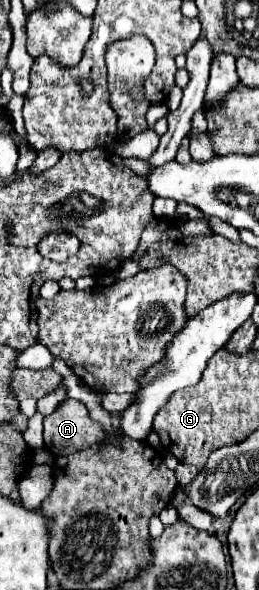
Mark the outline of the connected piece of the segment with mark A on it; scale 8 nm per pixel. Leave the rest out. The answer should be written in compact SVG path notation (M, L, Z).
M76 399L62 401L52 415L44 417L46 449L54 455L70 455L106 437L108 433L90 417L88 407Z

